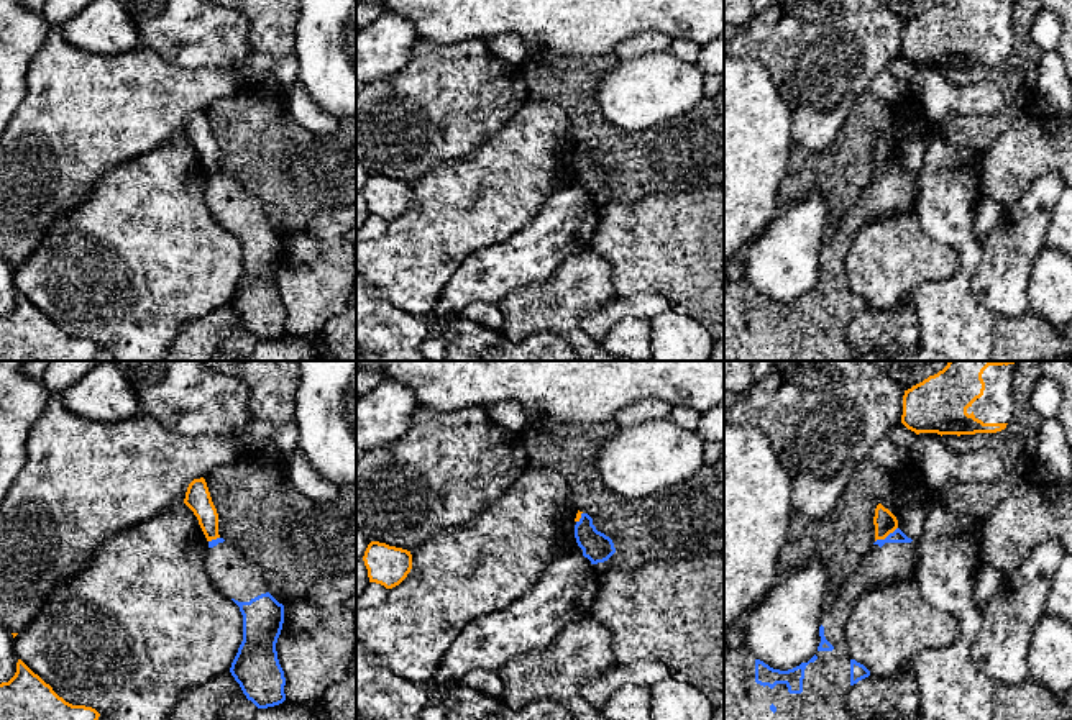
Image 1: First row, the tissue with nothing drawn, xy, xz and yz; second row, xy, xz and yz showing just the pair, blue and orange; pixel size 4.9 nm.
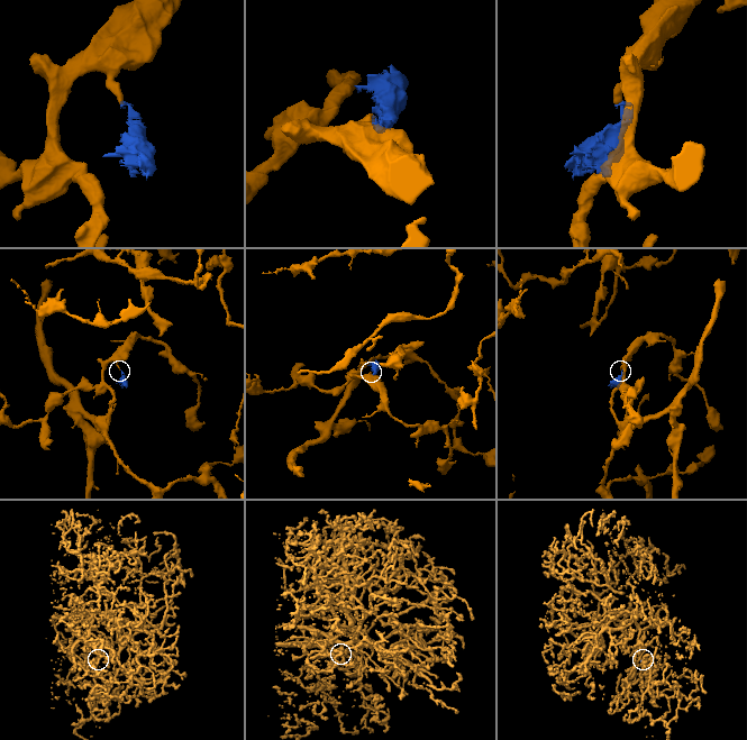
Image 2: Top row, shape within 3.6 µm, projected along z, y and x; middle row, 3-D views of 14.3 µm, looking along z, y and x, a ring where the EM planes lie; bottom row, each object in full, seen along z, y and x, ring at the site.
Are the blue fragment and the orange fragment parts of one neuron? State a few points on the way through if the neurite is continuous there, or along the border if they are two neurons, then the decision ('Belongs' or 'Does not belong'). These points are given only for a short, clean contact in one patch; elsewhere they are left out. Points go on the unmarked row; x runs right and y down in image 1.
Boundary: yz (897, 159), (875, 174). Does not belong

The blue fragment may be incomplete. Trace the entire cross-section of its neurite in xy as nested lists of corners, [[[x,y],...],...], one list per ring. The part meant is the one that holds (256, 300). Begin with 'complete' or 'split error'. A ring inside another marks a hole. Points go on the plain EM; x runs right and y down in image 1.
split error; [[[223,171],[208,174],[205,202],[213,218],[230,230],[243,248],[243,274],[231,295],[231,308],[240,317],[246,331],[258,341],[282,336],[286,333],[286,310],[277,292],[276,276],[284,256],[284,238],[268,225],[263,202],[238,179],[227,175]]]

